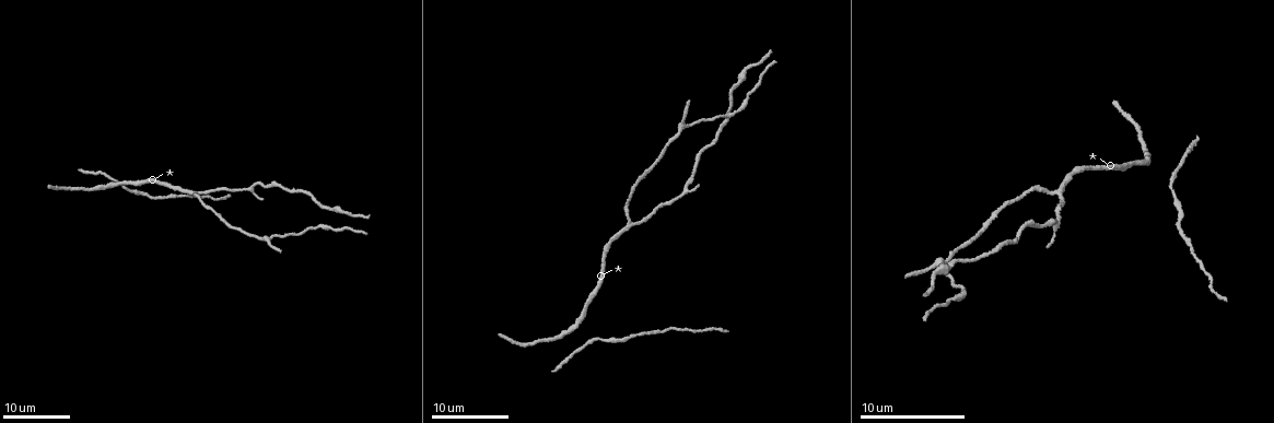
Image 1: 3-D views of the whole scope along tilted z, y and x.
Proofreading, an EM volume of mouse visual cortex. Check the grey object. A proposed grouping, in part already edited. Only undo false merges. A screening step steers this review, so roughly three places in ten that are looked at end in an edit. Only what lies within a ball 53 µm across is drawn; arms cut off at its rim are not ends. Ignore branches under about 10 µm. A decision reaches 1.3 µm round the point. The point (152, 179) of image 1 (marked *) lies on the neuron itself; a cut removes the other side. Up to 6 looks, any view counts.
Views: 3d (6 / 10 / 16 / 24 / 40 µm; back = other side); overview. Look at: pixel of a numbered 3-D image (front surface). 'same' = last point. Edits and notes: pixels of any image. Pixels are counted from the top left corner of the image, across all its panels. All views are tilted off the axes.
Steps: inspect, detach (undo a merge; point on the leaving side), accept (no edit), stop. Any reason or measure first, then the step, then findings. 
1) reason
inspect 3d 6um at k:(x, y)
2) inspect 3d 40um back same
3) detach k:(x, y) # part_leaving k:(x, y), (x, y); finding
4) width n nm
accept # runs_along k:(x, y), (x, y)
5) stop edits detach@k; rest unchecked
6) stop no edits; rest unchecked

sudden change in width
inspect 3d 24um at 1:(687, 125)

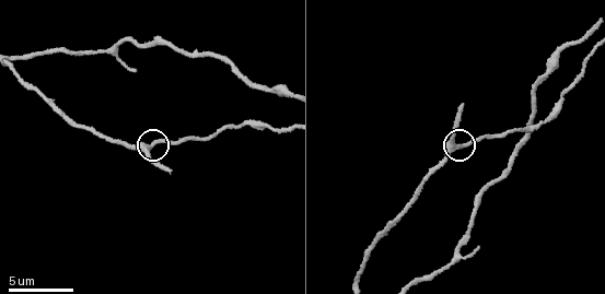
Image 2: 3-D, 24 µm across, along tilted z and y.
zoom in
inspect 3d 6um at 2:(155, 145)

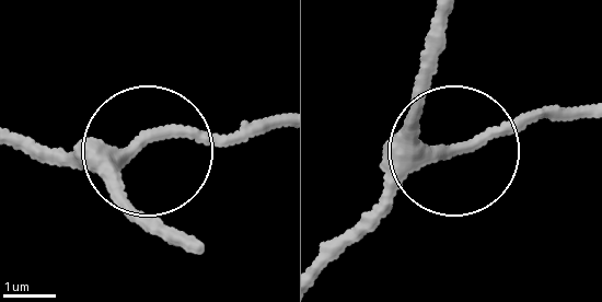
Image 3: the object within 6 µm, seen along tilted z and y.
detach 3:(224, 141) # part_leaving 3:(158, 136), (281, 122); a second neuron is stuck on

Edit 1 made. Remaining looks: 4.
redraw
inspect overview

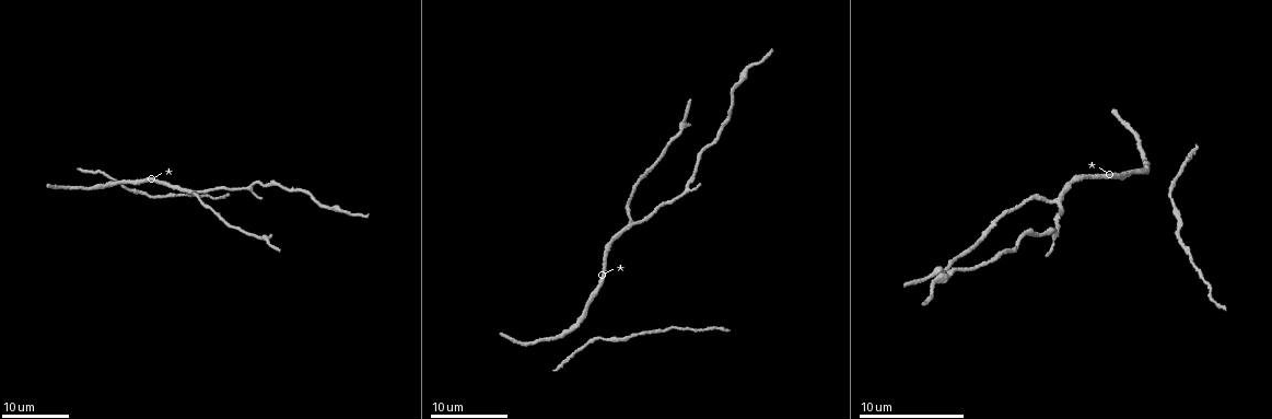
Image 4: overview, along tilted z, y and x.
thick turns thin
inspect 3d 16um at 4:(1053, 228)

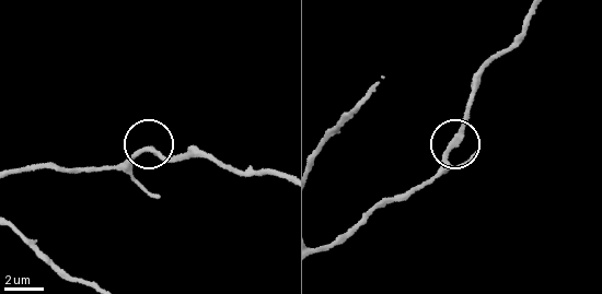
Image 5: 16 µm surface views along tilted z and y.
zoom in
inspect 3d 6um at 5:(146, 151)

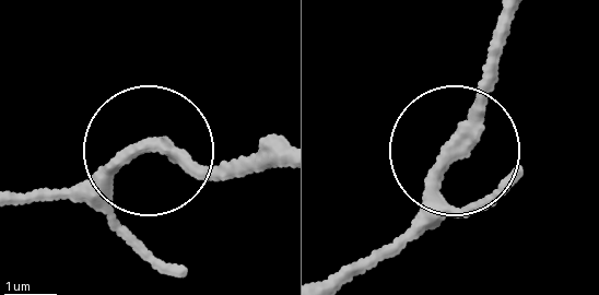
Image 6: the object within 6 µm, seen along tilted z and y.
inspect 3d 6um back at 6:(452, 149)

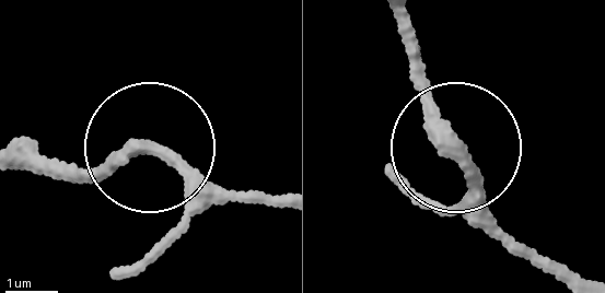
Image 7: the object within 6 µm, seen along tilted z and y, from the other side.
detach 7:(81, 172) # two neurons meet here

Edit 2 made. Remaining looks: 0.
stop edits detach@3, detach@7; rest unchecked

